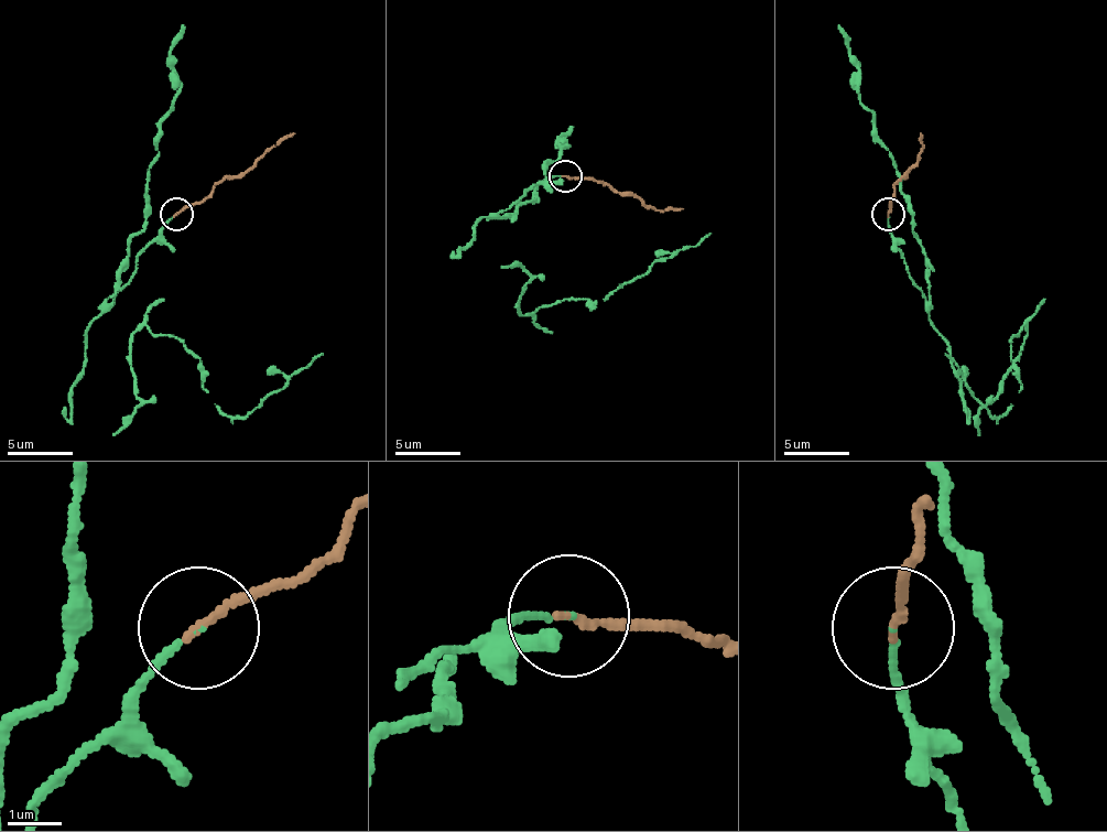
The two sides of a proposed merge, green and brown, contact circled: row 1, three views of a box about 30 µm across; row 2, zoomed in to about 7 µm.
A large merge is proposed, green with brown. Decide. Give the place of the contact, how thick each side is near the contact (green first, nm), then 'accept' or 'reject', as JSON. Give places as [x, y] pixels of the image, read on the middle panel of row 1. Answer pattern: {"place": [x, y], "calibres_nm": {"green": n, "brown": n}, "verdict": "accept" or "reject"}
{"place": [565, 175], "calibres_nm": {"green": 90, "brown": 160}, "verdict": "accept"}

